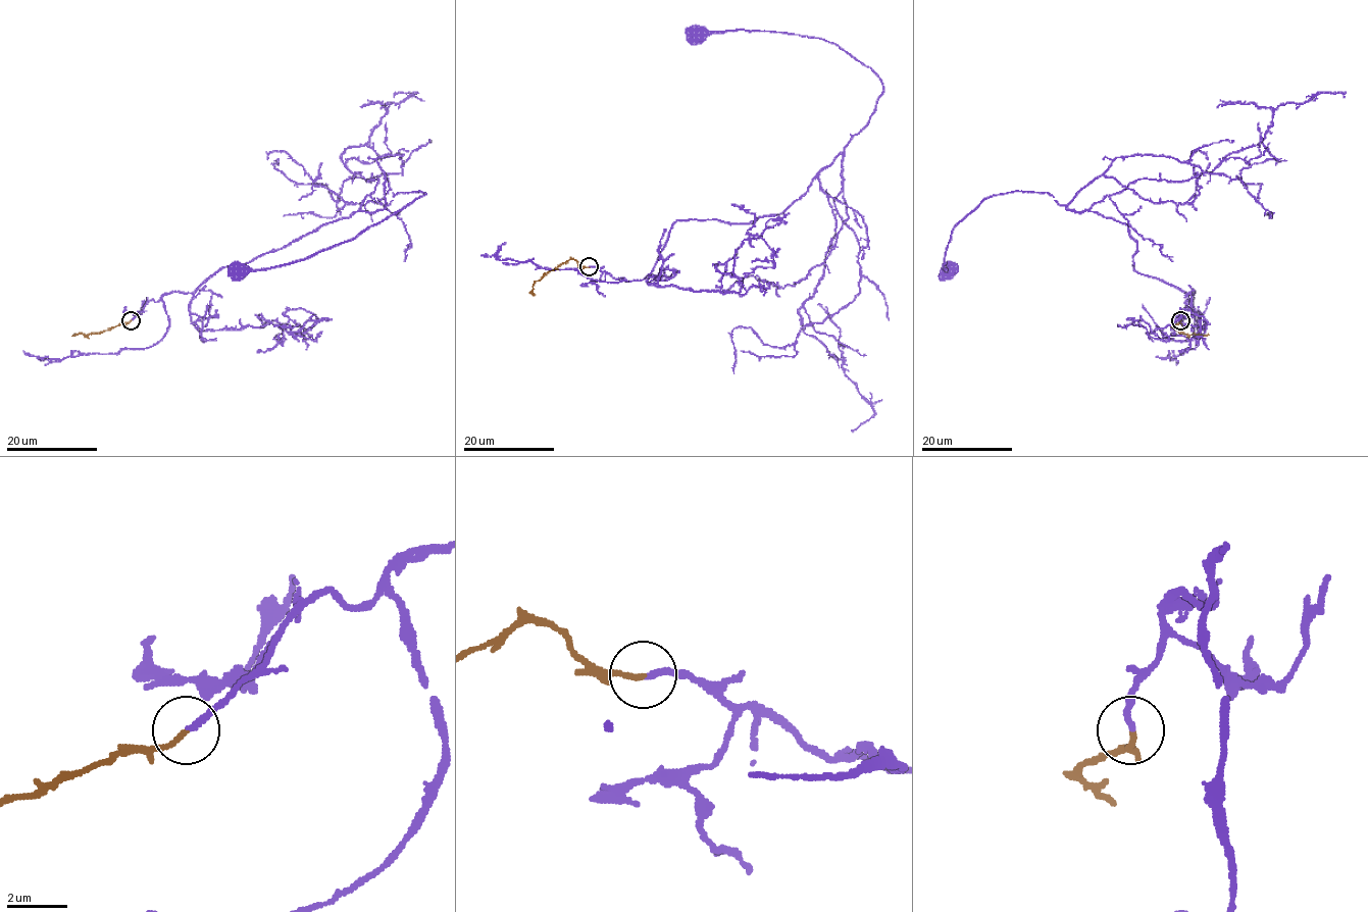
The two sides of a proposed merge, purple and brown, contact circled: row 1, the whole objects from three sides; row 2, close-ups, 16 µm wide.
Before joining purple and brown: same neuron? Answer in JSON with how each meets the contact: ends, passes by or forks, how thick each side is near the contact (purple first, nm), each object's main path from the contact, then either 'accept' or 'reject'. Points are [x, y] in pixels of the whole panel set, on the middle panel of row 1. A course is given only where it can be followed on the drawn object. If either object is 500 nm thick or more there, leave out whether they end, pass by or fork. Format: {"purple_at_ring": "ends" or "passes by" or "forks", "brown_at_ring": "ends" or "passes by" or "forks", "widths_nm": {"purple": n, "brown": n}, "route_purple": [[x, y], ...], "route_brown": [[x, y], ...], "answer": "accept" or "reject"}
{"purple_at_ring": "ends", "brown_at_ring": "ends", "widths_nm": {"purple": 190, "brown": 160}, "route_purple": [[588, 267], [640, 281], [677, 220], [783, 213], [882, 91], [819, 38], [694, 33]], "route_brown": [[588, 267], [583, 267], [573, 259], [560, 263], [534, 283], [534, 295]], "answer": "accept"}

